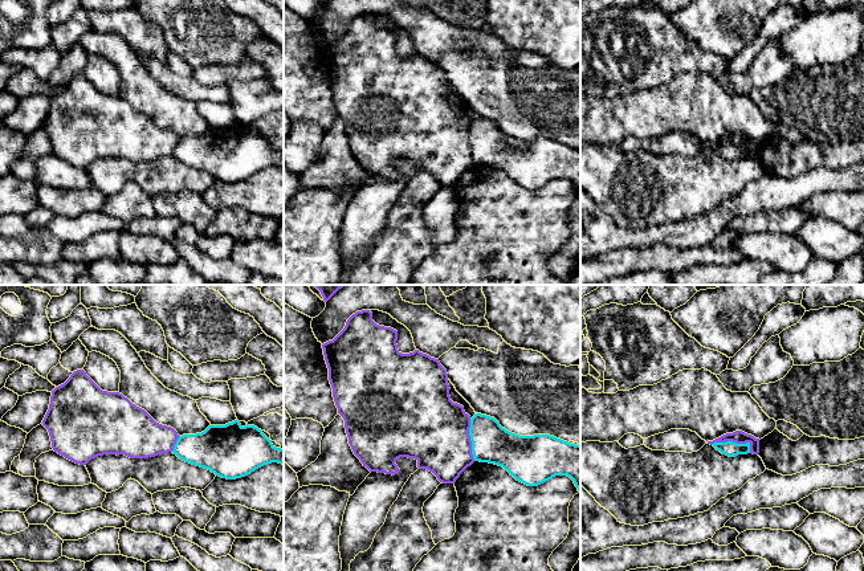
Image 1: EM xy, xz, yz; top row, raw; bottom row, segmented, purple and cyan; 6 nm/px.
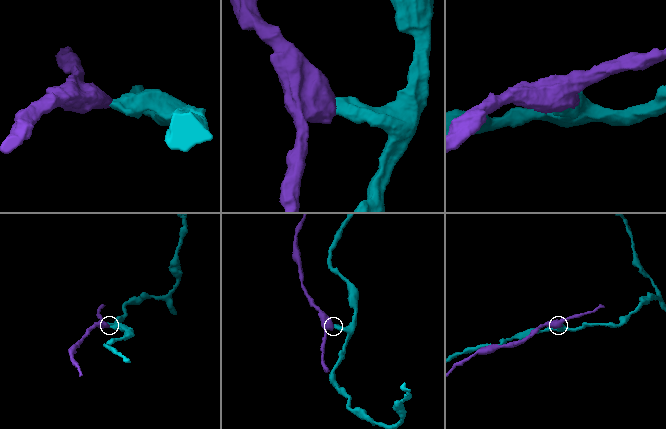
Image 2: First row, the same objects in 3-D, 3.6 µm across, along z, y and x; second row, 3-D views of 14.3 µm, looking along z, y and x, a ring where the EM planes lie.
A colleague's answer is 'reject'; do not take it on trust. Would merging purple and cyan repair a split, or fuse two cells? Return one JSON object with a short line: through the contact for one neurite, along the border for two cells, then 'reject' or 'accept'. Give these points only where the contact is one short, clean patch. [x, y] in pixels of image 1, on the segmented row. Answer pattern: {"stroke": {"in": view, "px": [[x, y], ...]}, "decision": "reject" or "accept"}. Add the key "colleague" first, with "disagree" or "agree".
{"colleague": "agree", "stroke": {"in": "yz", "px": [[710, 444], [721, 441], [748, 443], [750, 452]]}, "decision": "reject"}

